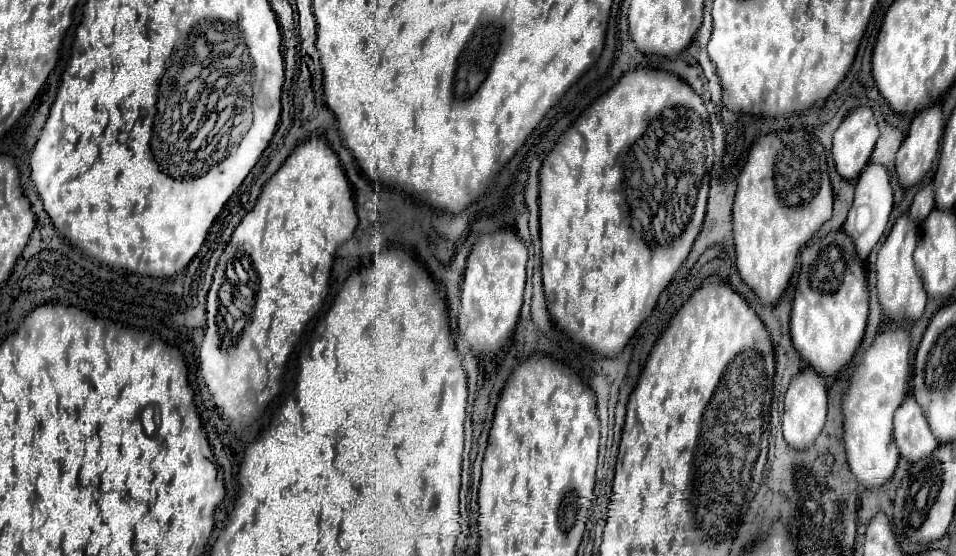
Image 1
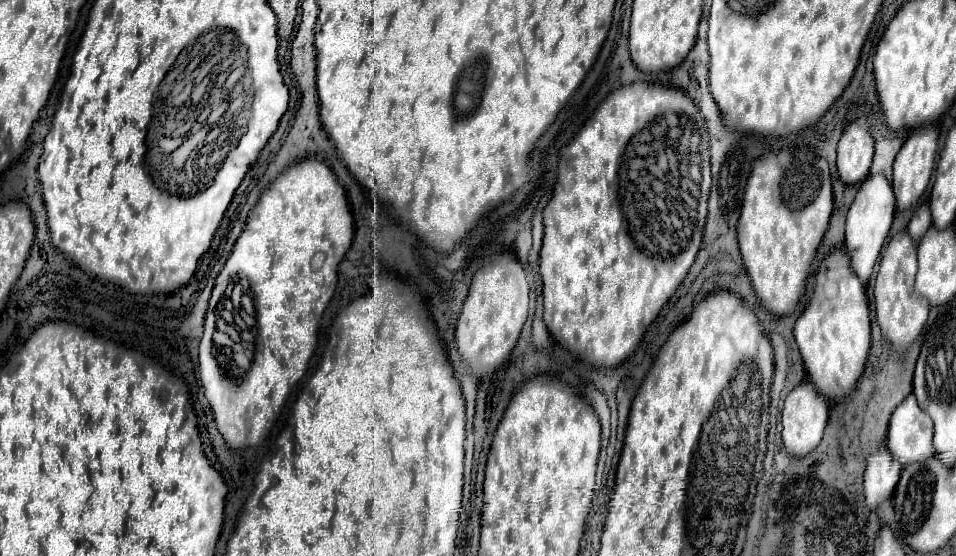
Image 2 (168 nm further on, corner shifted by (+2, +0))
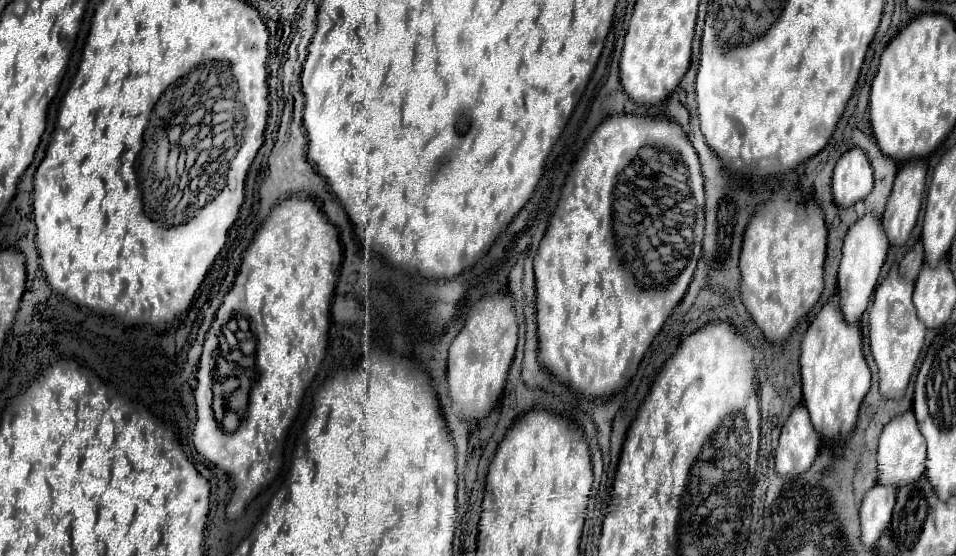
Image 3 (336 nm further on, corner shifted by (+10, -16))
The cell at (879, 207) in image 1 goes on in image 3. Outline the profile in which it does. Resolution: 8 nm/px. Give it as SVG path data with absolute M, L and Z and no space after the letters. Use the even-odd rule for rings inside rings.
M865 214L859 218L847 232L843 242L843 258L839 266L839 296L841 296L841 310L849 324L855 324L861 320L863 312L867 310L867 304L877 288L877 280L881 274L881 266L887 258L889 242L881 228L881 222L873 214Z

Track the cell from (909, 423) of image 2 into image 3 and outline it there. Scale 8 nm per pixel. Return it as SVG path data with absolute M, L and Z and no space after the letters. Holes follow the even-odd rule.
M905 412L897 418L893 418L885 428L879 438L879 452L877 452L877 462L879 462L879 484L889 484L901 488L903 484L913 484L915 480L921 478L925 472L925 438L919 432L917 420L913 412Z

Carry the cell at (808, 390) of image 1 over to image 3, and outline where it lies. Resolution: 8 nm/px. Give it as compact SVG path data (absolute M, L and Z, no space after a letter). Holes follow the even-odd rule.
M799 404L781 428L775 450L775 470L783 478L795 478L807 472L819 454L819 436L811 426L809 412Z

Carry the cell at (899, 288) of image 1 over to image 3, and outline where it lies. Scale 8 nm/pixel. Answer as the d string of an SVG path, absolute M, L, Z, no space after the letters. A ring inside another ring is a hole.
M893 266L887 278L875 290L873 306L869 312L871 354L879 368L879 390L885 398L901 400L905 396L907 384L911 380L911 374L915 370L917 358L925 342L925 324L917 318L911 298L913 298L913 284L903 280L903 276L897 272L897 266Z

